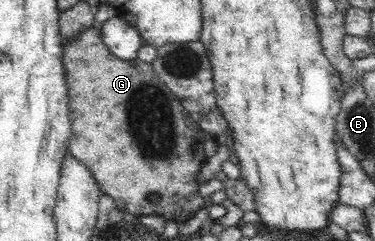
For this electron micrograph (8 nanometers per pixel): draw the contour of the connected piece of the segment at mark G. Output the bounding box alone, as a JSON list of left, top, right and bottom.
[62,22,208,223]

